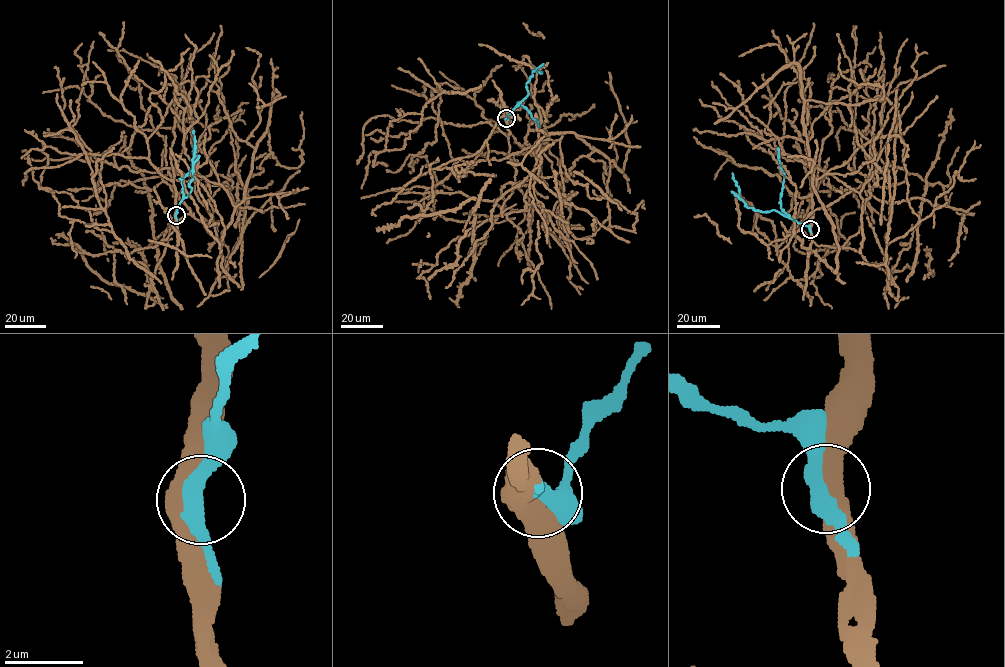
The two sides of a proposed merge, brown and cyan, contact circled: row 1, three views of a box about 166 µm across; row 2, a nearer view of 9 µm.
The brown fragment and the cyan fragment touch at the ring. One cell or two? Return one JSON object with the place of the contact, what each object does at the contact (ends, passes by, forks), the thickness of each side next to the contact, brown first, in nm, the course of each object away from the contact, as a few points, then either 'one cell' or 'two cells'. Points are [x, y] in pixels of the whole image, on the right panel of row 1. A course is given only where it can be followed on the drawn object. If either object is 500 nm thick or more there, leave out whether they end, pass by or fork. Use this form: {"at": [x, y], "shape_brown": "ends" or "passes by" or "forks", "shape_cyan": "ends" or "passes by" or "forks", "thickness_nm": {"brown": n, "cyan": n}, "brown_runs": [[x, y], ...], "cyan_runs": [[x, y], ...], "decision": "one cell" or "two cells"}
{"at": [810, 229], "thickness_nm": {"brown": 500, "cyan": 400}, "brown_runs": [[810, 229], [831, 91], [883, 104], [857, 192], [765, 131], [783, 85], [809, 85], [814, 191], [893, 161]], "cyan_runs": [[810, 229], [776, 211], [762, 212], [748, 208], [739, 198], [739, 188], [732, 173]], "decision": "one cell"}

